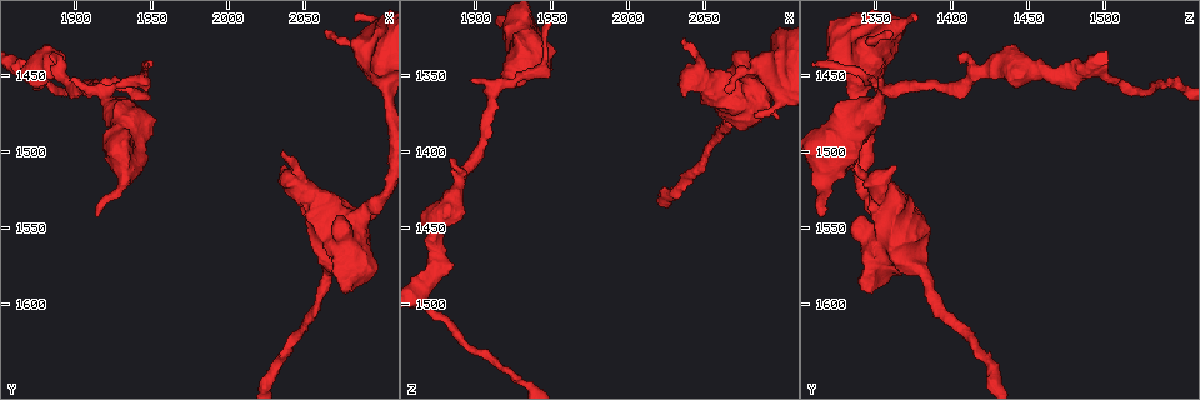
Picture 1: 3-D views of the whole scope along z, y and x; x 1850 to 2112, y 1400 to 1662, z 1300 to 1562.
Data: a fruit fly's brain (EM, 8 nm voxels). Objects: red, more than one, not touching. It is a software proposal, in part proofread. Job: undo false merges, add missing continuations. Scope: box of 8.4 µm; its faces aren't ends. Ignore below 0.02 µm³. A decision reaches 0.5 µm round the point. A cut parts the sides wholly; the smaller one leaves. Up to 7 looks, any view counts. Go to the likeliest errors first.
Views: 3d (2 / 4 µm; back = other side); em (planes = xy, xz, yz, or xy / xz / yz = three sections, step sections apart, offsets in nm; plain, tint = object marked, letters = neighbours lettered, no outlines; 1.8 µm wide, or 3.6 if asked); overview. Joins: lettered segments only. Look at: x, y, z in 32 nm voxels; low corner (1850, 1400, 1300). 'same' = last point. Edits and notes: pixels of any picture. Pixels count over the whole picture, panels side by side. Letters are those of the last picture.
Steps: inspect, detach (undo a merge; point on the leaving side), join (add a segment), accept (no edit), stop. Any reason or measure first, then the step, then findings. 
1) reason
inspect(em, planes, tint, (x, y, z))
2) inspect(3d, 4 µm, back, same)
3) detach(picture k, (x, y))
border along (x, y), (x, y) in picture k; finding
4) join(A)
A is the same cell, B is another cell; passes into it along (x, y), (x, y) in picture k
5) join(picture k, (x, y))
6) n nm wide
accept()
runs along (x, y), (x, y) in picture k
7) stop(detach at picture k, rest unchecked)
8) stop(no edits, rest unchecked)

free end
inspect(3d, 4 µm, (2034, 1500, 1328))

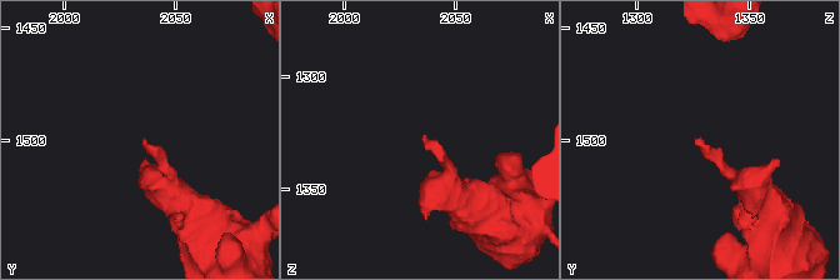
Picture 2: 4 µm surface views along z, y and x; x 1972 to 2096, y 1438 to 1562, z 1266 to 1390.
inspect(em, planes, plain, (2036, 1499, 1327))

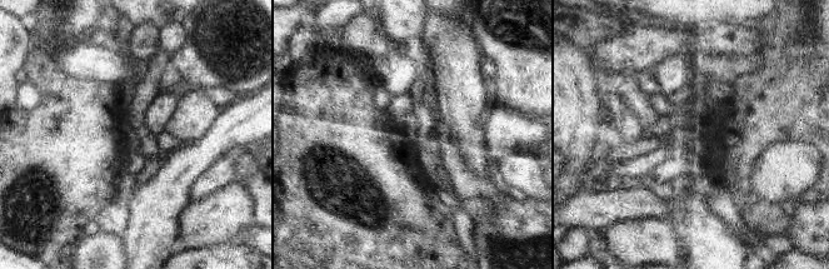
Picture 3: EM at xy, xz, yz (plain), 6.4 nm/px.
inspect(em, planes, letters, same)

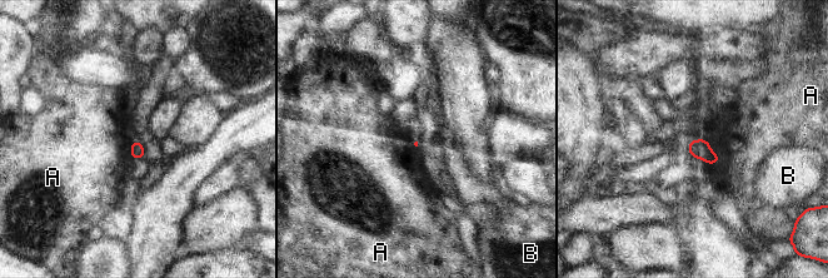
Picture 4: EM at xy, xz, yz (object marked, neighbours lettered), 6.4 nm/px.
A touches over 170 nm
accept()
A and B are other cells; border along (706, 140), (719, 158), (713, 164) in picture 4; no lettered segment goes on from it

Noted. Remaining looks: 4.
branch stops here
inspect(3d, 2 µm, (1898, 1454, 1350))

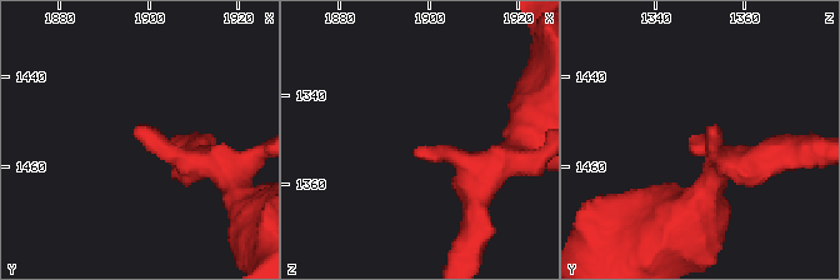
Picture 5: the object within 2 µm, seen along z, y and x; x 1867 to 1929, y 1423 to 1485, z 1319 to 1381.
now the EM
inspect(em, xz, step 16, tint, (1898, 1452, 1352))

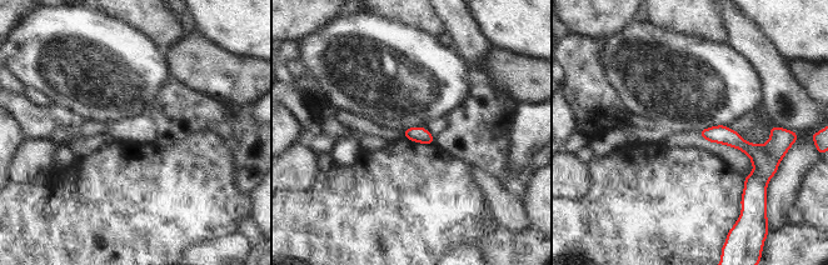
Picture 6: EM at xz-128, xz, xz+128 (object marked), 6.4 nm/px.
inspect(em, planes, letters, same)

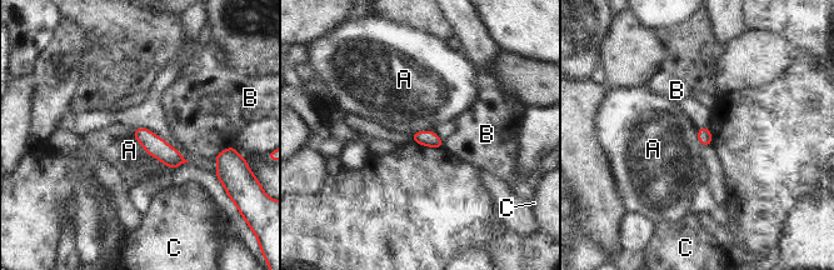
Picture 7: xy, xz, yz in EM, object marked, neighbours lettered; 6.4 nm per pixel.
A touches over 360 nm
accept()
A, B and C are other cells; runs along (136, 133), (173, 159), (180, 160) in picture 7; no lettered segment goes on from it

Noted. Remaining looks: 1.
free end
inspect(em, planes, letters, (2064, 1422, 1362))

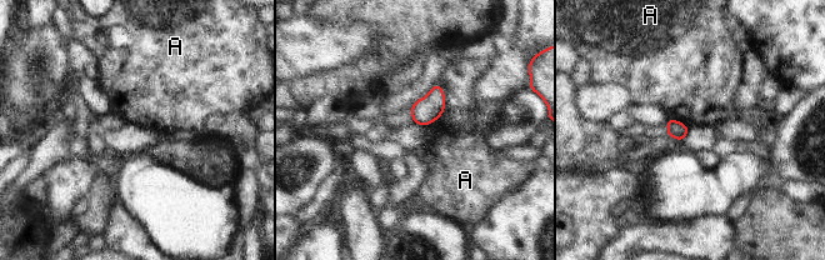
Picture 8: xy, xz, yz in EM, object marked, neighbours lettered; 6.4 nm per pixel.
110 nm wide
accept()
A is another cell; border along (438, 83), (444, 111), (424, 125) in picture 8; none of them fits

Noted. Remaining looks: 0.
stop(no edits, rest unchecked)

